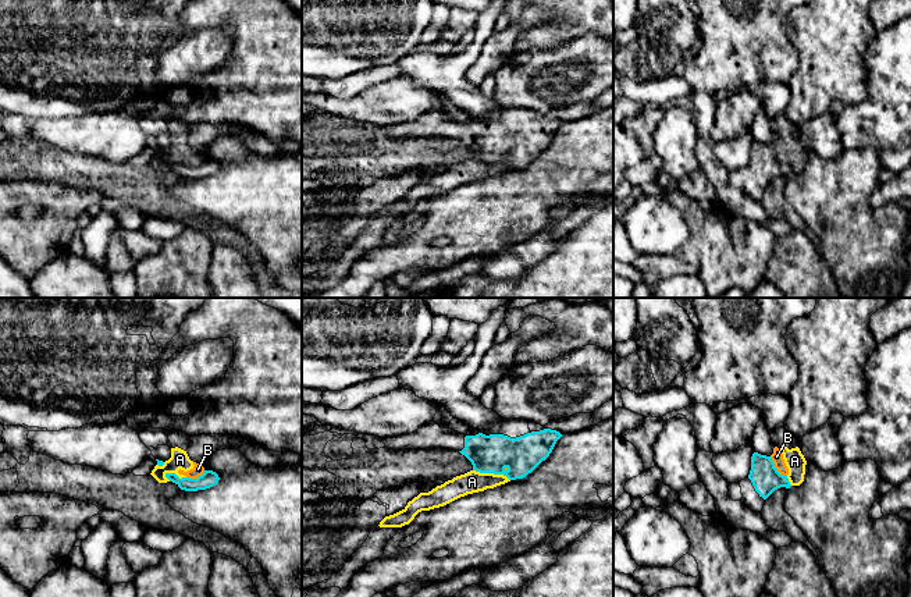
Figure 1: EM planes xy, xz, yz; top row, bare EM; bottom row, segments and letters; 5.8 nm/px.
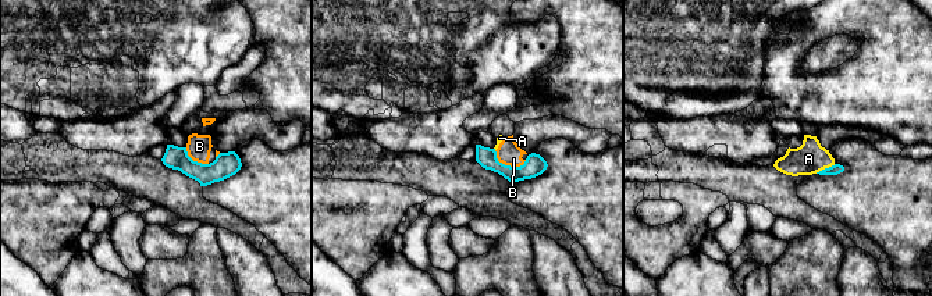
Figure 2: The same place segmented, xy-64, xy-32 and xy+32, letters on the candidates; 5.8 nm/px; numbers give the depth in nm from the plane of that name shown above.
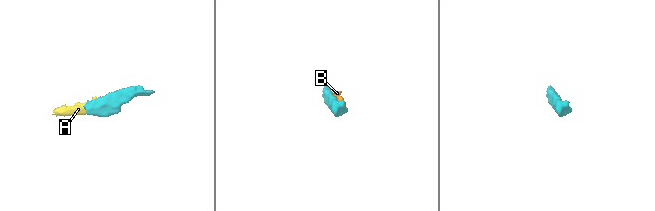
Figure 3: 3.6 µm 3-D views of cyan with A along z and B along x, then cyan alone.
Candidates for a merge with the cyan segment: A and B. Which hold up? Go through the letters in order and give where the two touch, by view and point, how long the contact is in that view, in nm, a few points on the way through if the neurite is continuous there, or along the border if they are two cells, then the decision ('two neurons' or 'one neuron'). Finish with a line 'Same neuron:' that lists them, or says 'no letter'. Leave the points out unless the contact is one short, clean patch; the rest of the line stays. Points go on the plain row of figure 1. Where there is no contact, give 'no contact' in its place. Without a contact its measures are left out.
A: contact xz (491, 160); length 220 nm; border xz (473, 157), (502, 162), (509, 169); two neurons
B: contact yz (775, 156); length 160 nm; border yz (769, 145), (774, 155), (786, 164); two neurons
Same neuron: no letter

